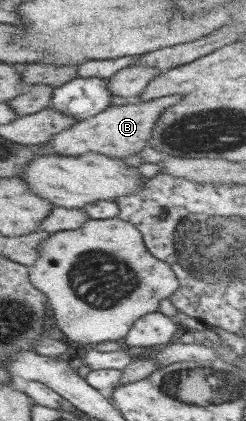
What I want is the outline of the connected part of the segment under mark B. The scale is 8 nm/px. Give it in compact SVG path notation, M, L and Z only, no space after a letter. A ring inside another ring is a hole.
M162 96L147 102L132 103L125 106L110 106L98 114L72 123L68 128L52 135L48 139L48 146L54 154L77 157L84 153L106 154L110 158L123 158L124 156L137 154L146 144L148 137L154 129L154 123L158 115L170 104L176 104L176 96Z

